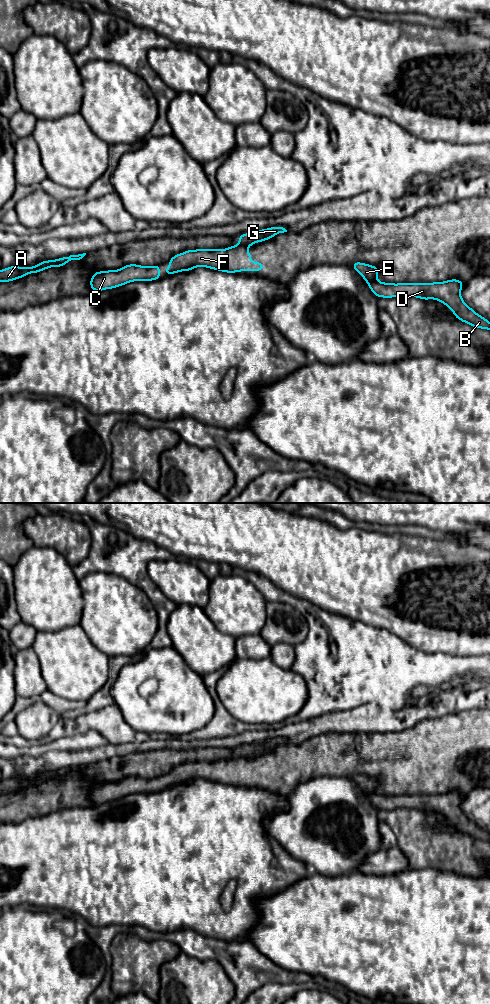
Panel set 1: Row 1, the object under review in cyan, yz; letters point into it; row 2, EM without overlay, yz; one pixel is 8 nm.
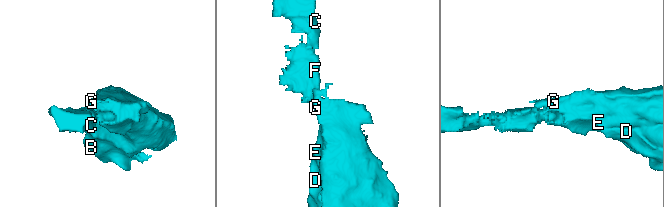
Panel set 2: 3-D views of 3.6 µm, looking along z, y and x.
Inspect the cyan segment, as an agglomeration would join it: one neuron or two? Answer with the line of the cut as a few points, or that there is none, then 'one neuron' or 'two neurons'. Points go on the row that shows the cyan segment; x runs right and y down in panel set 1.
yz (239, 243), (246, 247) | two neurons

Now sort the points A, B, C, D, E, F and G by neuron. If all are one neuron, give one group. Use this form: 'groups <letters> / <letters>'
groups A C F / B D E G

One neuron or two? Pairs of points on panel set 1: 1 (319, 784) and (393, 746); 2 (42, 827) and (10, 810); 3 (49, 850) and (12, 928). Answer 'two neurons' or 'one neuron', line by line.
1: two neurons
2: two neurons
3: two neurons

